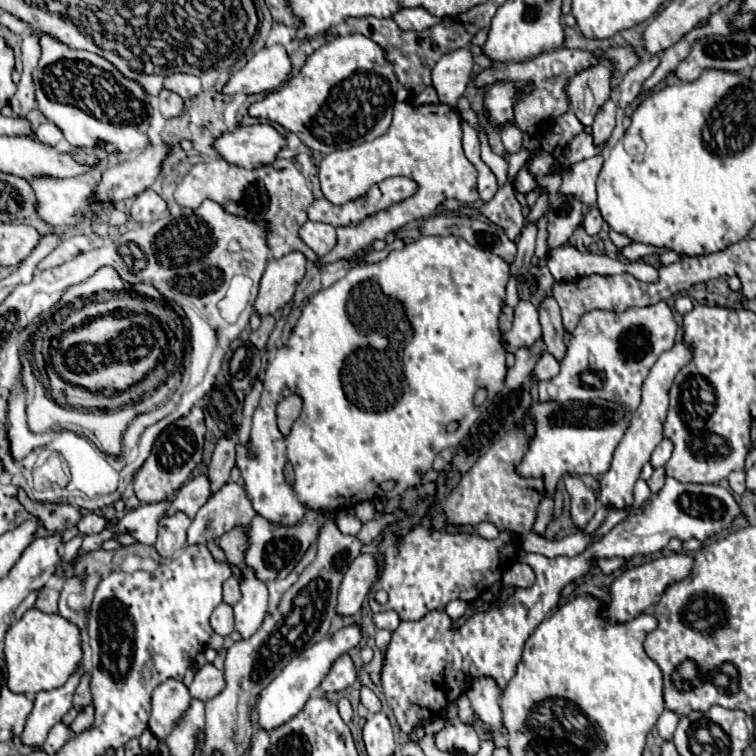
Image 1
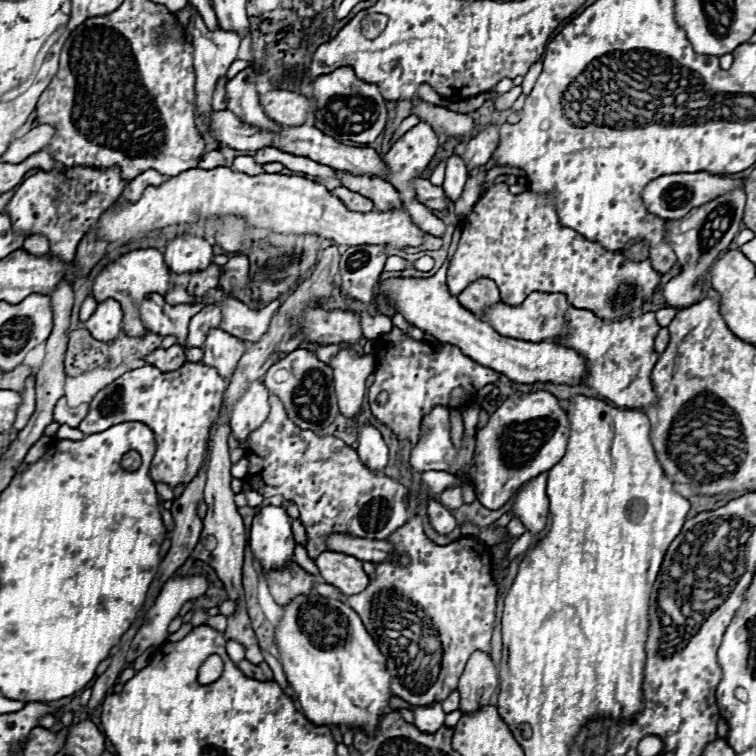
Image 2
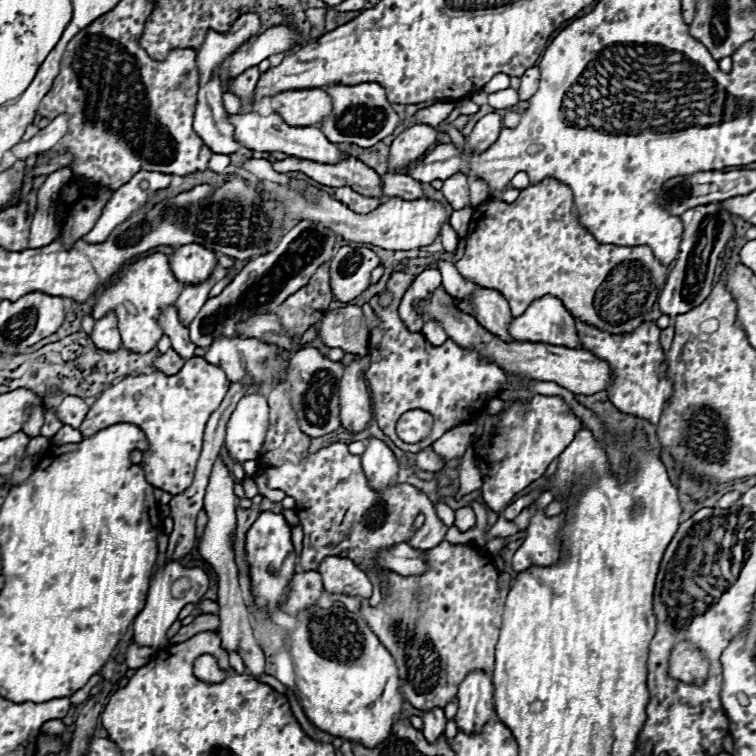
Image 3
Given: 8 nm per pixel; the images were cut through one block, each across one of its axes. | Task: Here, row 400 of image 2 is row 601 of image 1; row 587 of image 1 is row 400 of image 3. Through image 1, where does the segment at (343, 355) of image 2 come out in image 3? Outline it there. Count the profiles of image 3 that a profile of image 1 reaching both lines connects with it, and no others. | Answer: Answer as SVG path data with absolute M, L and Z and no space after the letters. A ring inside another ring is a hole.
M368 356L348 364L340 382L340 420L352 434L362 432L374 418L370 392L364 384L364 368L368 368Z

